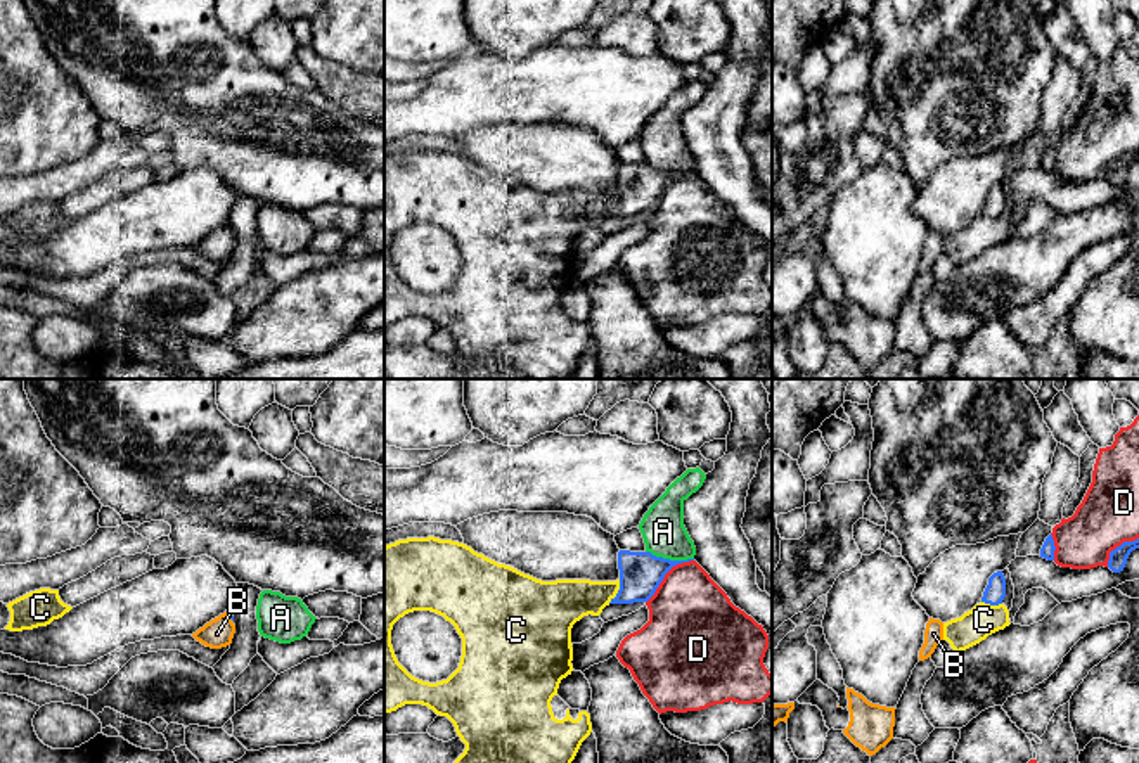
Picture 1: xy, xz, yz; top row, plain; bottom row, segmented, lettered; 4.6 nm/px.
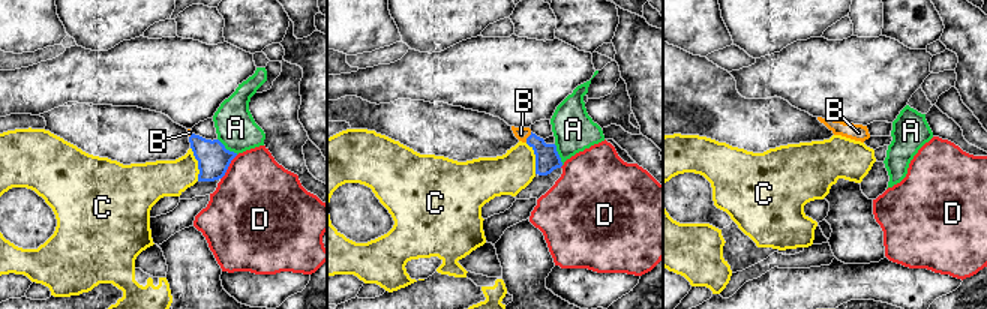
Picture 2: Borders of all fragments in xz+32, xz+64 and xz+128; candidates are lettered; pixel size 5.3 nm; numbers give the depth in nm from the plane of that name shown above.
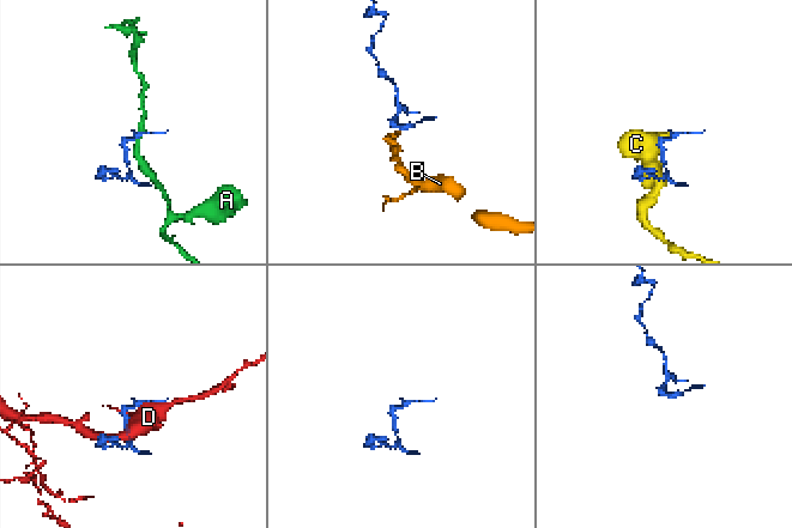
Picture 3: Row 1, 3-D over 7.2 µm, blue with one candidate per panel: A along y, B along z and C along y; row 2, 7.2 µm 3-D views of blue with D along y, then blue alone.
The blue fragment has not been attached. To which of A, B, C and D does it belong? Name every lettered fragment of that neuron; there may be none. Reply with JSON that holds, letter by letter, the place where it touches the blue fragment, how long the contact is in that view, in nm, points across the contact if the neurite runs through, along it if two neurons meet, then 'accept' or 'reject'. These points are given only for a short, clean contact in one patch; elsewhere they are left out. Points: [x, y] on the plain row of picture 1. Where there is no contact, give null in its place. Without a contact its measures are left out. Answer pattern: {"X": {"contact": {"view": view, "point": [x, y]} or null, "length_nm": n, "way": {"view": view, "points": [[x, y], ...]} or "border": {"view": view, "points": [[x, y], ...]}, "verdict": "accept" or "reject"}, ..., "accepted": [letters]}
{"A": {"contact": {"view": "xz", "point": [669, 172]}, "length_nm": 220, "border": {"view": "xz", "points": [[646, 163], [670, 172], [693, 172]]}, "verdict": "reject"}, "B": {"contact": {"view": "xy", "point": [231, 230]}, "length_nm": 40, "way": {"view": "xy", "points": [[231, 227], [231, 230], [217, 246]]}, "verdict": "accept"}, "C": {"contact": {"view": "xz", "point": [618, 205]}, "length_nm": 130, "verdict": "reject"}, "D": {"contact": {"view": "xz", "point": [665, 185]}, "length_nm": 300, "verdict": "reject"}, "accepted": ["B"]}

